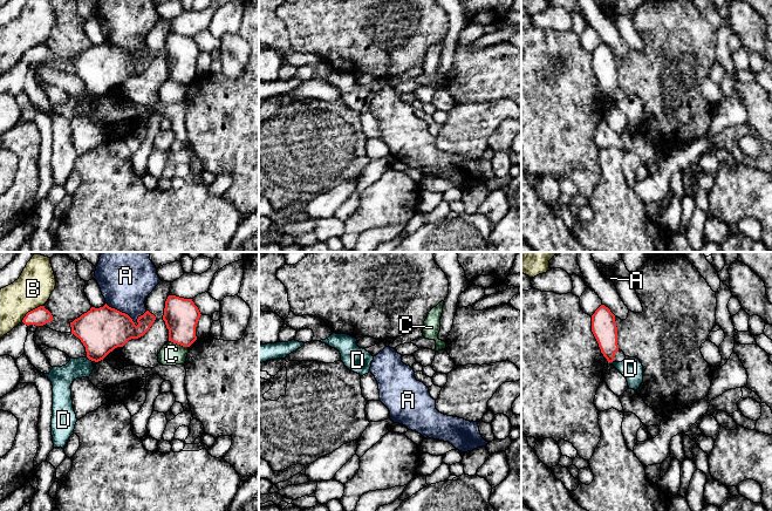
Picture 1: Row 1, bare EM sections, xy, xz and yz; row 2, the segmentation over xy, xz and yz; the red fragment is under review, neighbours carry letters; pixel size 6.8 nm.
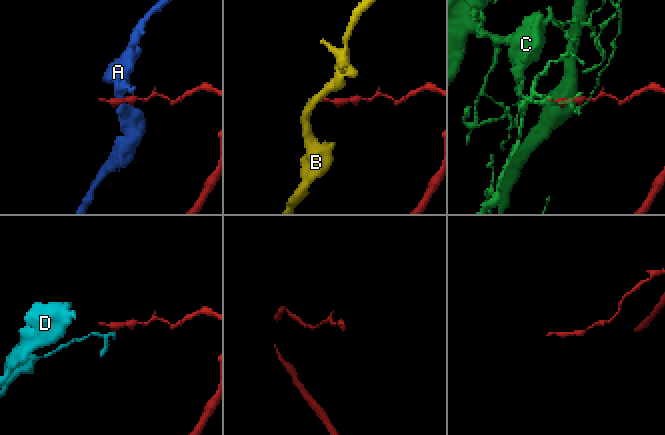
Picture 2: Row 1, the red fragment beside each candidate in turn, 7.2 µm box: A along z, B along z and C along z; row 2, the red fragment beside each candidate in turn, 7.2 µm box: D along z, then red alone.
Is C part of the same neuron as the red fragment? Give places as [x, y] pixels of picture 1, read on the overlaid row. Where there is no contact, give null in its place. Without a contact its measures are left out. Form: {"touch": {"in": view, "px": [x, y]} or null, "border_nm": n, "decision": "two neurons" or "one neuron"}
{"touch": {"in": "xy", "px": [178, 343]}, "border_nm": 140, "decision": "two neurons"}

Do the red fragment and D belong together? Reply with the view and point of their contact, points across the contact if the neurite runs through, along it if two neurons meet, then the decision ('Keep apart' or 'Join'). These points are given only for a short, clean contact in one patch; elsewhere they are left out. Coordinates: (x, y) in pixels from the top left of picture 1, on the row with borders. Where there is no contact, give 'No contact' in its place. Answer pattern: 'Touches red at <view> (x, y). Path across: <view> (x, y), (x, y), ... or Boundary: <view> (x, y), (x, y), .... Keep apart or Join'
Touches red at xy (89, 359). Boundary: xy (86, 356), (91, 361). Keep apart

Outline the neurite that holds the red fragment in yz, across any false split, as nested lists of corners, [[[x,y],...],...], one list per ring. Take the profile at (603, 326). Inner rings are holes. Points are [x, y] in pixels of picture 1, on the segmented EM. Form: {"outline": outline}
{"outline": [[[601,305],[592,315],[592,332],[608,363],[613,362],[619,350],[617,327],[615,315],[604,305]]]}

